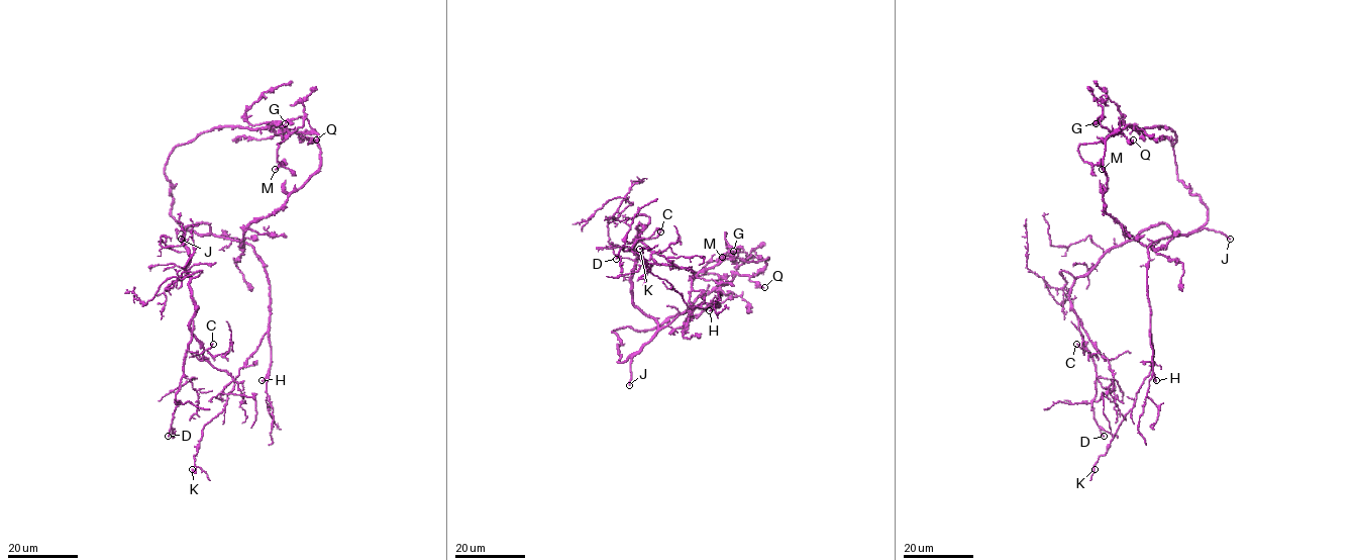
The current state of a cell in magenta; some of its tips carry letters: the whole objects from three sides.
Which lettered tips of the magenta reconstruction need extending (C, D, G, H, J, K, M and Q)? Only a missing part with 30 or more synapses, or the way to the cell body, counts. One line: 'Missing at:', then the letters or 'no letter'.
Missing at: H, J

